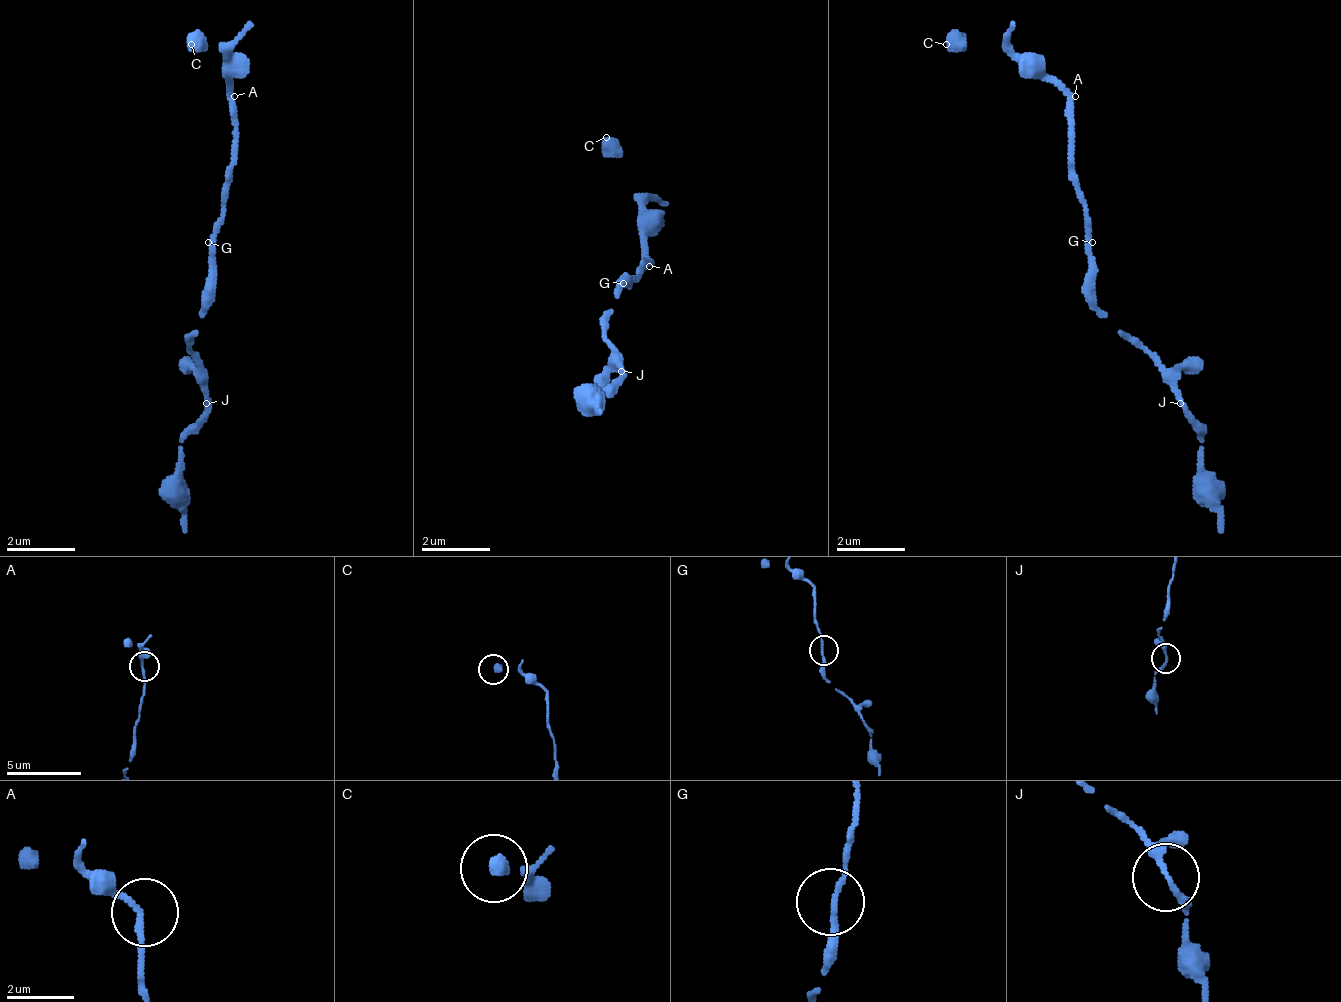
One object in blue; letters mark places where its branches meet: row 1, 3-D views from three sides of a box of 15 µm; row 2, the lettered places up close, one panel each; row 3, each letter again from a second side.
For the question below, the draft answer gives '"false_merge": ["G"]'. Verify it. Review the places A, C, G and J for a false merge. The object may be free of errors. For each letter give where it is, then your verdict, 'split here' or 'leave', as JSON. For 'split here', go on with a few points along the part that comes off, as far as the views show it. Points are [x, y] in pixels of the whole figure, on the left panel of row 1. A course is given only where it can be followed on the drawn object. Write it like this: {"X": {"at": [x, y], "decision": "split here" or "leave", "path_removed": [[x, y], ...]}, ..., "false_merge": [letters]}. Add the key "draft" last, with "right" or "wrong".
{"A": {"at": [234, 96], "decision": "leave"}, "C": {"at": [191, 44], "decision": "leave"}, "G": {"at": [208, 242], "decision": "leave"}, "J": {"at": [206, 403], "decision": "leave"}, "false_merge": [], "draft": "wrong"}

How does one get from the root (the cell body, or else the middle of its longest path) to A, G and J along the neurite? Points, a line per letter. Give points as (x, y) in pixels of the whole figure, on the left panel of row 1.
A: (217, 268), (217, 216), (225, 208), (225, 190), (234, 182), (234, 96)
G: (217, 268), (217, 251), (208, 242)
J: (217, 268), (217, 302), (191, 337), (191, 363), (200, 371), (208, 406)

